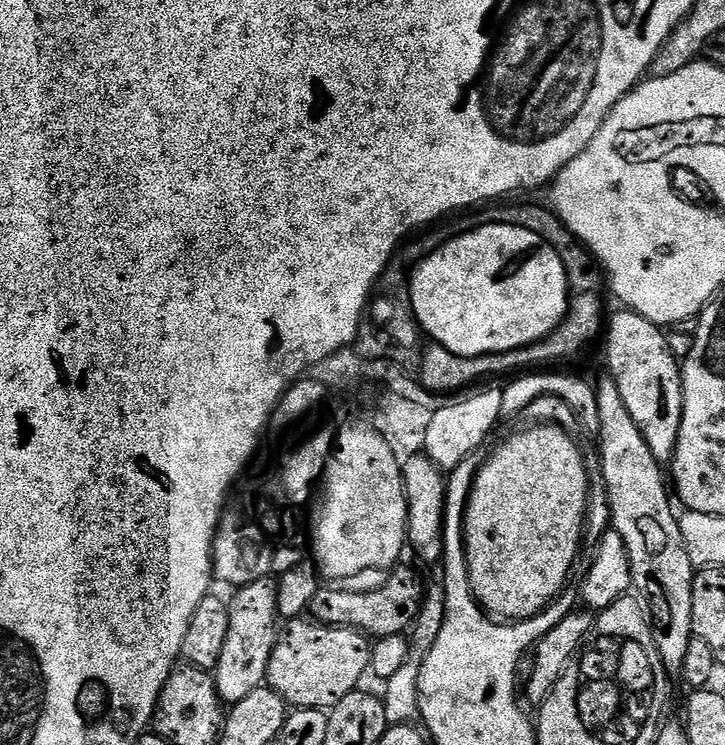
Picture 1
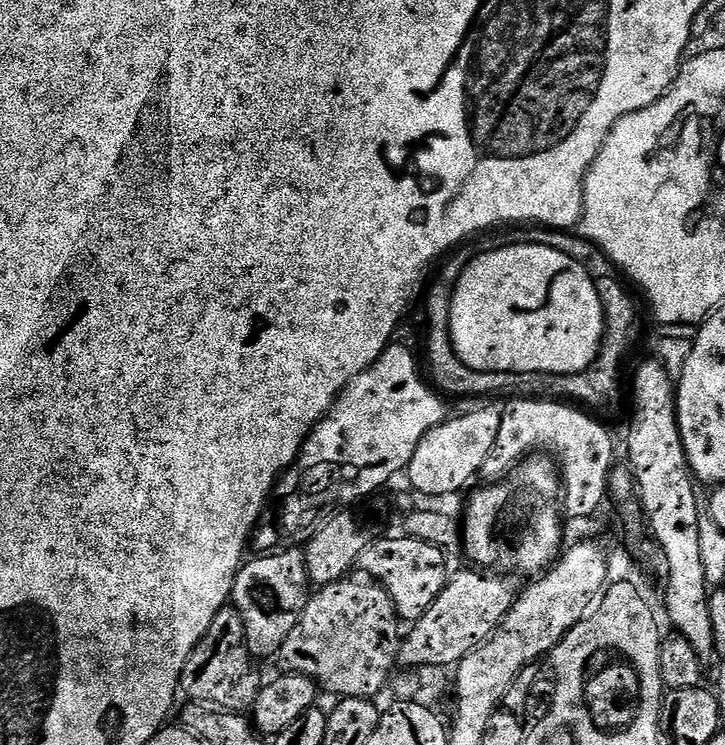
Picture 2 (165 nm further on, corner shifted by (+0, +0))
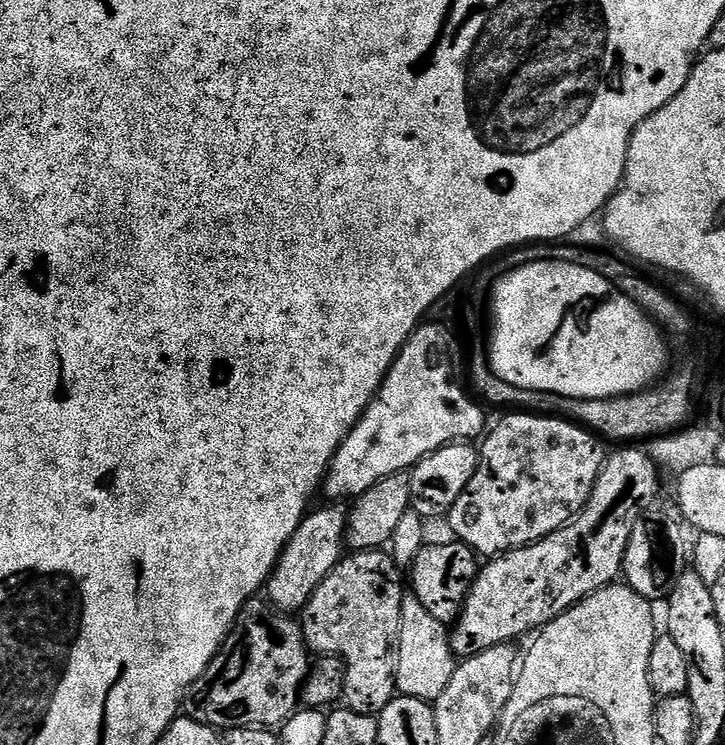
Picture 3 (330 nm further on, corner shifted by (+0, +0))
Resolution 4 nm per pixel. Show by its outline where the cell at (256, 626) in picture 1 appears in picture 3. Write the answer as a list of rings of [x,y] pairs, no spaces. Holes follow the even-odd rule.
[[[332,502],[329,508],[309,511],[298,526],[294,538],[290,538],[284,547],[284,553],[276,563],[276,569],[266,585],[266,596],[272,607],[289,614],[299,613],[308,605],[308,600],[318,590],[320,583],[340,563],[346,552],[346,537],[348,535],[349,509],[343,508],[343,503]]]

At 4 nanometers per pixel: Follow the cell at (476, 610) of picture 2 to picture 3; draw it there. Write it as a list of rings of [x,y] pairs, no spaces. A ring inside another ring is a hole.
[[[624,446],[621,452],[607,457],[604,469],[596,480],[592,496],[588,504],[570,523],[554,530],[546,538],[521,548],[515,548],[489,559],[481,567],[480,573],[472,583],[472,589],[451,629],[452,654],[456,658],[467,658],[474,654],[482,654],[499,644],[512,644],[519,636],[535,633],[537,630],[558,618],[568,608],[588,596],[593,596],[599,588],[607,588],[621,575],[624,566],[624,555],[628,549],[630,538],[634,534],[634,526],[641,516],[653,507],[656,495],[660,492],[661,469],[640,446]]]

